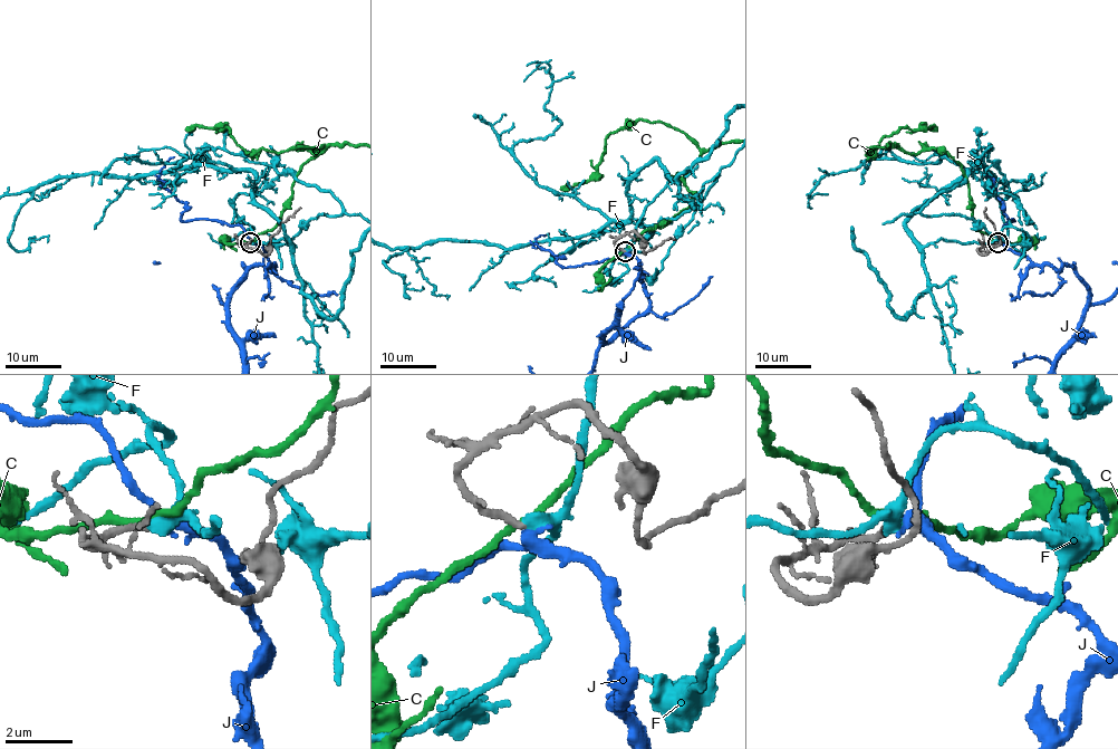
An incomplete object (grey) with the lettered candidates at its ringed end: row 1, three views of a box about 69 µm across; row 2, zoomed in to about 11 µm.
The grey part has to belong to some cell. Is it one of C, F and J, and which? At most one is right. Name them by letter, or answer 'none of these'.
J

